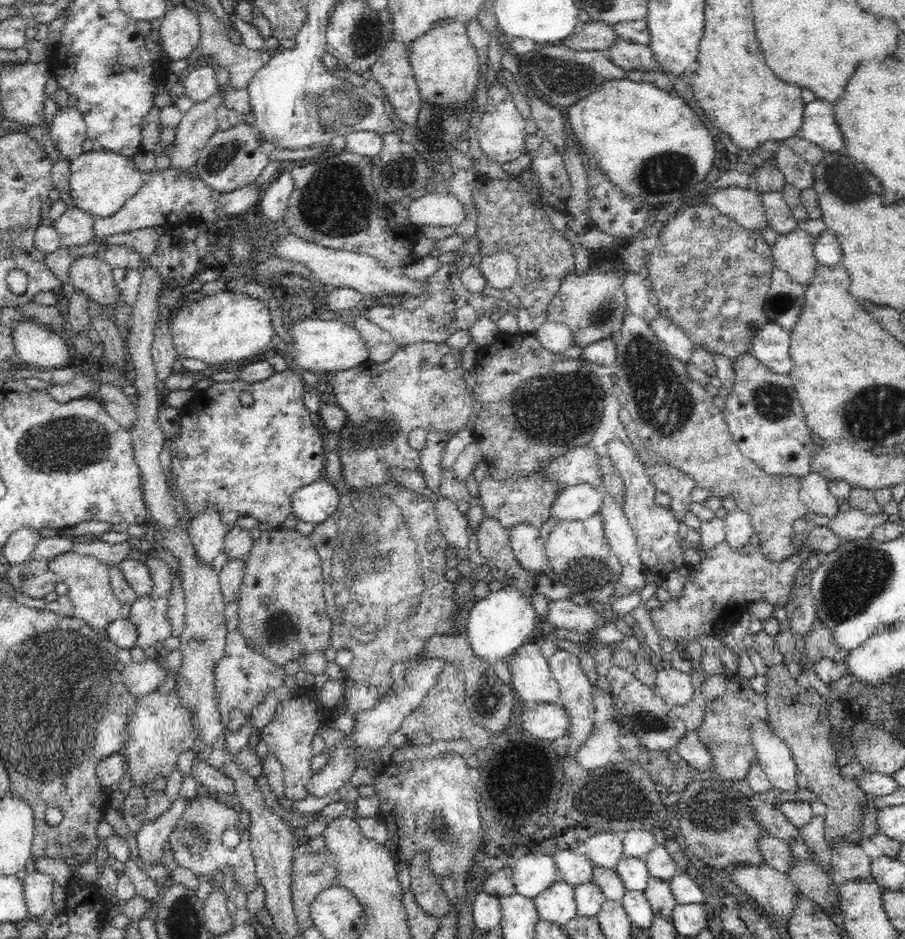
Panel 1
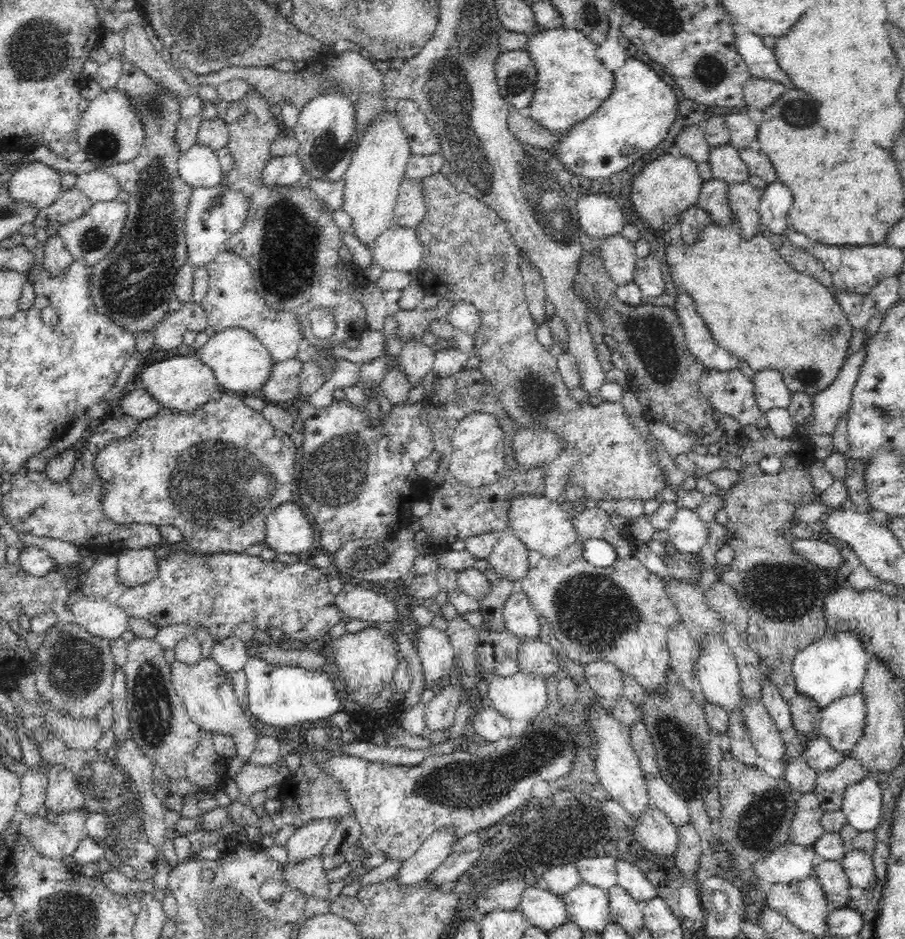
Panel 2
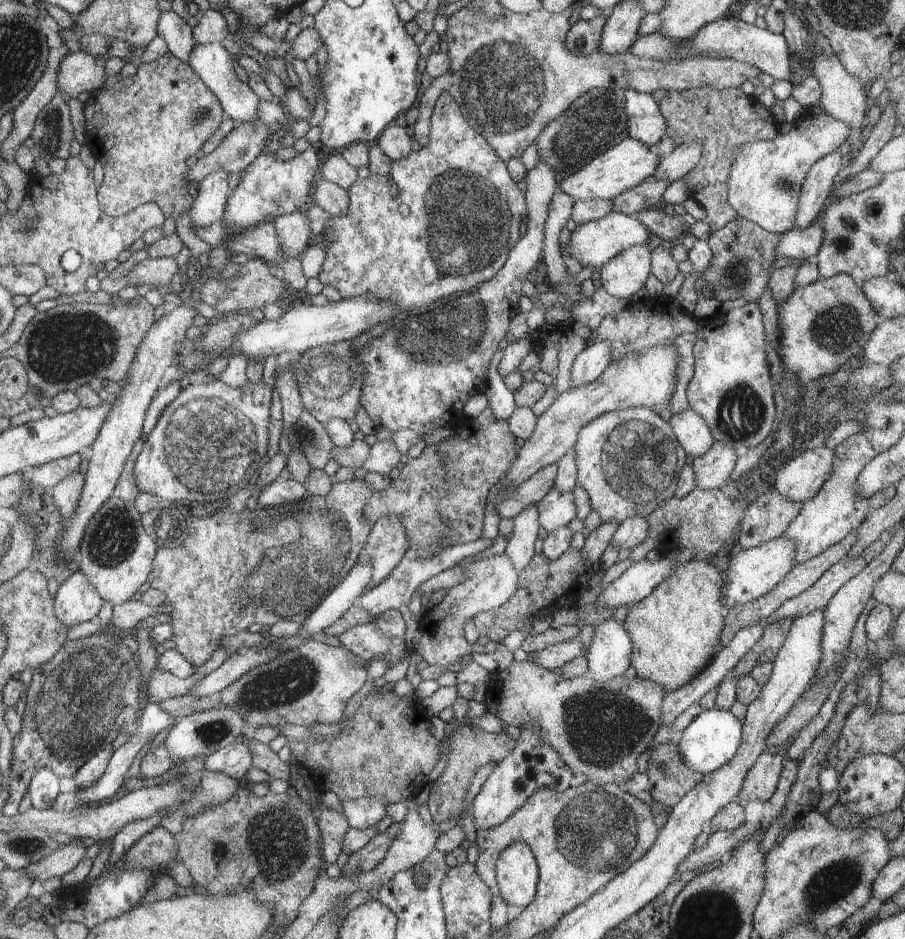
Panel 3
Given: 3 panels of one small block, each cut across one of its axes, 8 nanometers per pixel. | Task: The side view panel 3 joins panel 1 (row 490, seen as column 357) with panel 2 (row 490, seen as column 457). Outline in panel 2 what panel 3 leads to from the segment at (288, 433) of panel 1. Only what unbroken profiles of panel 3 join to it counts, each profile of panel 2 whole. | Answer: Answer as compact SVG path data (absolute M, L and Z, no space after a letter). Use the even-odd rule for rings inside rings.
M218 391L208 402L205 402L195 411L176 411L174 409L163 408L154 416L141 420L128 436L121 439L114 439L105 446L93 460L93 468L100 483L103 483L103 492L100 492L101 510L105 516L116 523L116 525L156 525L156 526L174 526L183 534L183 541L191 552L200 555L210 553L228 553L234 552L242 554L246 548L250 548L252 544L262 544L265 542L267 533L267 516L272 512L273 508L281 504L295 501L296 497L292 492L292 486L296 486L296 476L299 471L299 458L296 456L296 444L290 439L289 434L274 428L264 415L252 407L244 403L244 396L228 391Z

